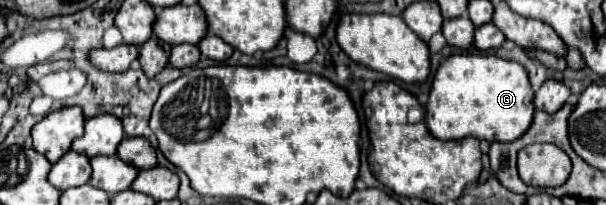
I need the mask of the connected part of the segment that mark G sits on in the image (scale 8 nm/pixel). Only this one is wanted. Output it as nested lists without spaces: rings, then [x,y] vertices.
[[[453,54],[439,64],[433,76],[425,122],[439,140],[473,136],[489,142],[513,142],[525,134],[533,120],[533,96],[527,70],[521,64],[499,56]]]

